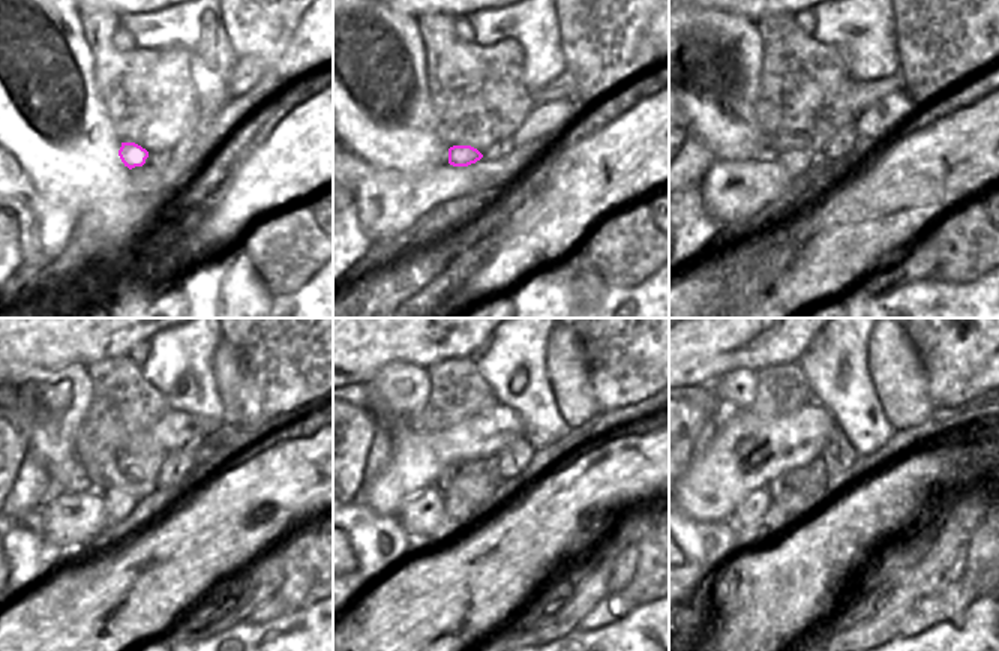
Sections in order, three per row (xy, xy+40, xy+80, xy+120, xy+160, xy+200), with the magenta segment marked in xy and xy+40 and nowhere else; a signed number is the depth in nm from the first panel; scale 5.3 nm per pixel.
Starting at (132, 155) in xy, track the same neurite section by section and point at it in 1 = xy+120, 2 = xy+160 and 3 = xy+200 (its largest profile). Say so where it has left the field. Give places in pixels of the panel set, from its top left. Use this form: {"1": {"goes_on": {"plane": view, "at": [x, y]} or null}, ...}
{"1": {"goes_on": {"plane": "xy+120", "at": [119, 503]}}, "2": {"goes_on": {"plane": "xy+160", "at": [455, 507]}}, "3": {"goes_on": {"plane": "xy+200", "at": [776, 519]}}}

